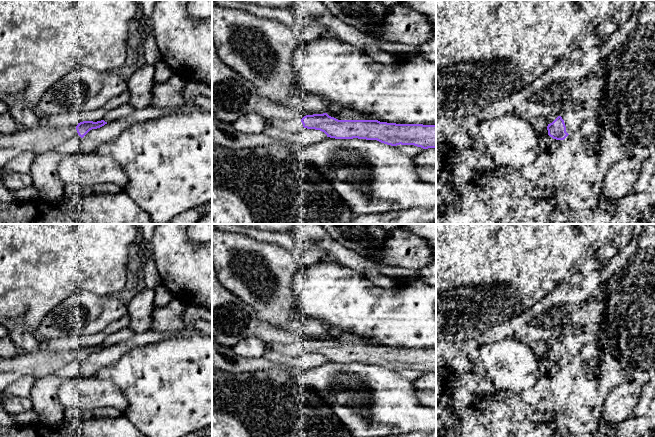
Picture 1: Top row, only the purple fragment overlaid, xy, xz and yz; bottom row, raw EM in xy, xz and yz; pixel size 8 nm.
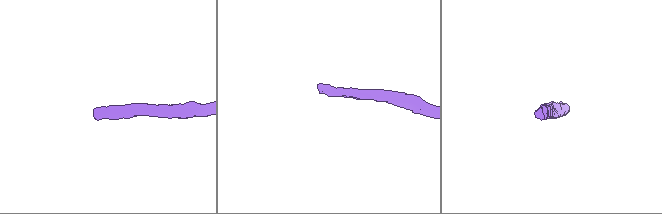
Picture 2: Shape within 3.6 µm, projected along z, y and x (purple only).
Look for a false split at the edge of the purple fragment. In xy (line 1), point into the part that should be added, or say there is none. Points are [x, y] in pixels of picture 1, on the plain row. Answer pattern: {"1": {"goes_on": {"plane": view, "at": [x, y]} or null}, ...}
{"1": {"goes_on": {"plane": "xy", "at": [44, 362]}}}

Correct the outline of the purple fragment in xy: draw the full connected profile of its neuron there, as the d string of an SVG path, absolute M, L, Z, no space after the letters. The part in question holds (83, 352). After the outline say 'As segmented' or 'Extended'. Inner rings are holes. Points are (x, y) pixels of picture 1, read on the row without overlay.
M104 344L93 346L83 345L75 349L64 349L64 350L41 350L25 355L19 355L17 357L0 359L0 393L13 382L20 377L33 374L38 377L53 374L57 370L61 369L70 362L79 359L83 362L90 354L97 353L107 348Z. Extended

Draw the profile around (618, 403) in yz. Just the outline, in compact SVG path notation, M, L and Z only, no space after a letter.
M625 377L619 385L609 389L603 397L601 417L607 423L618 424L633 416L633 408L640 391L640 382Z

